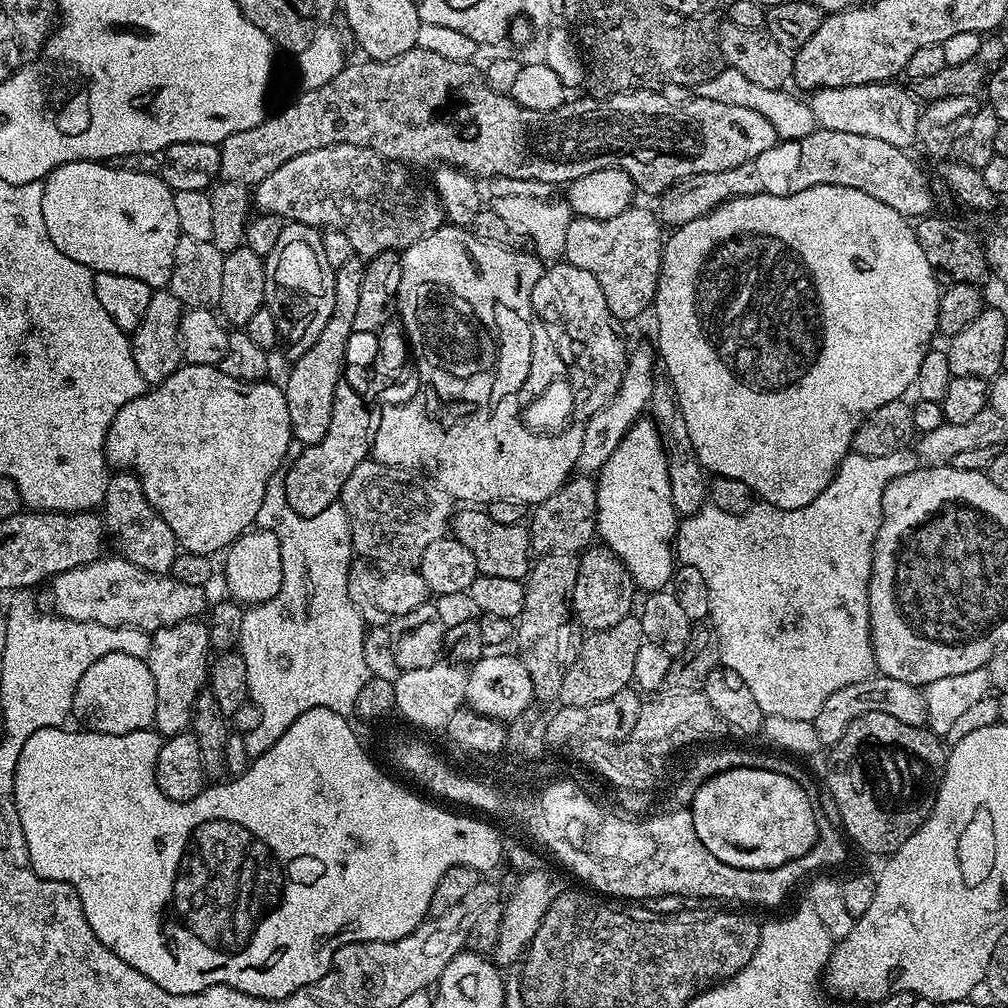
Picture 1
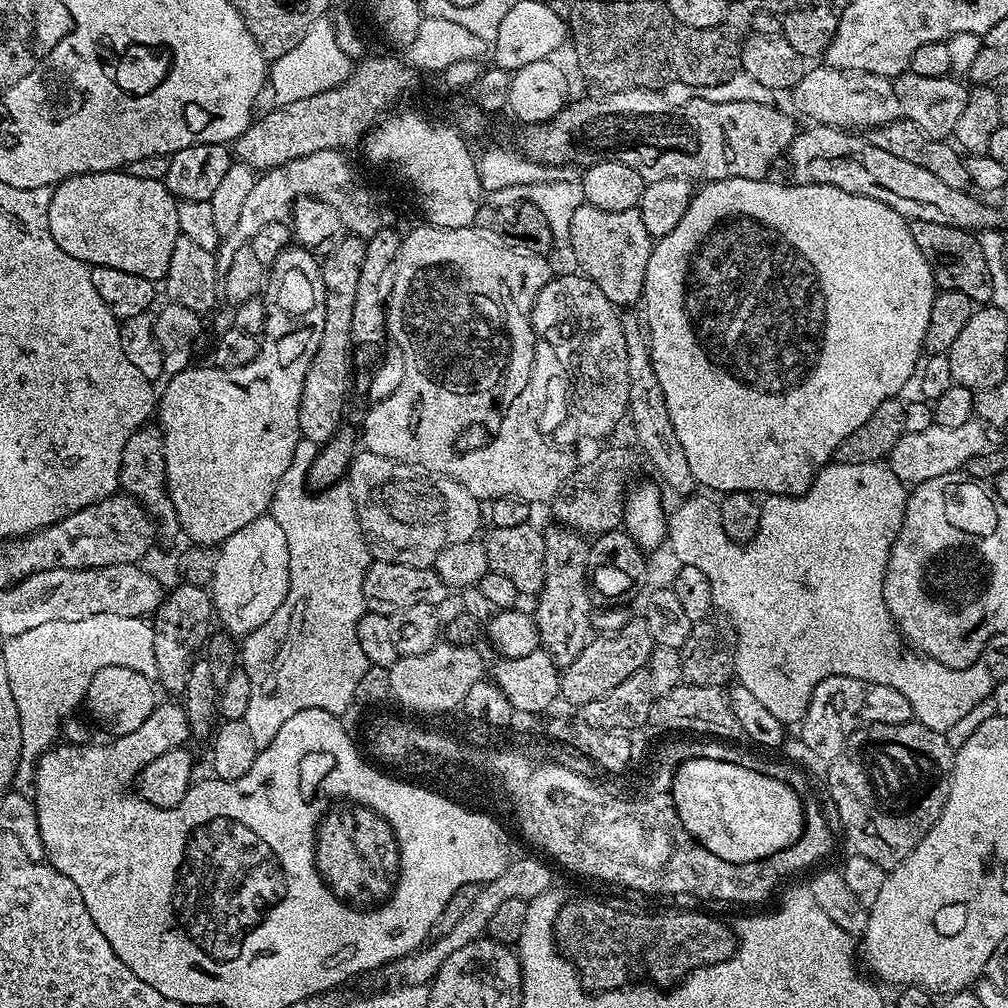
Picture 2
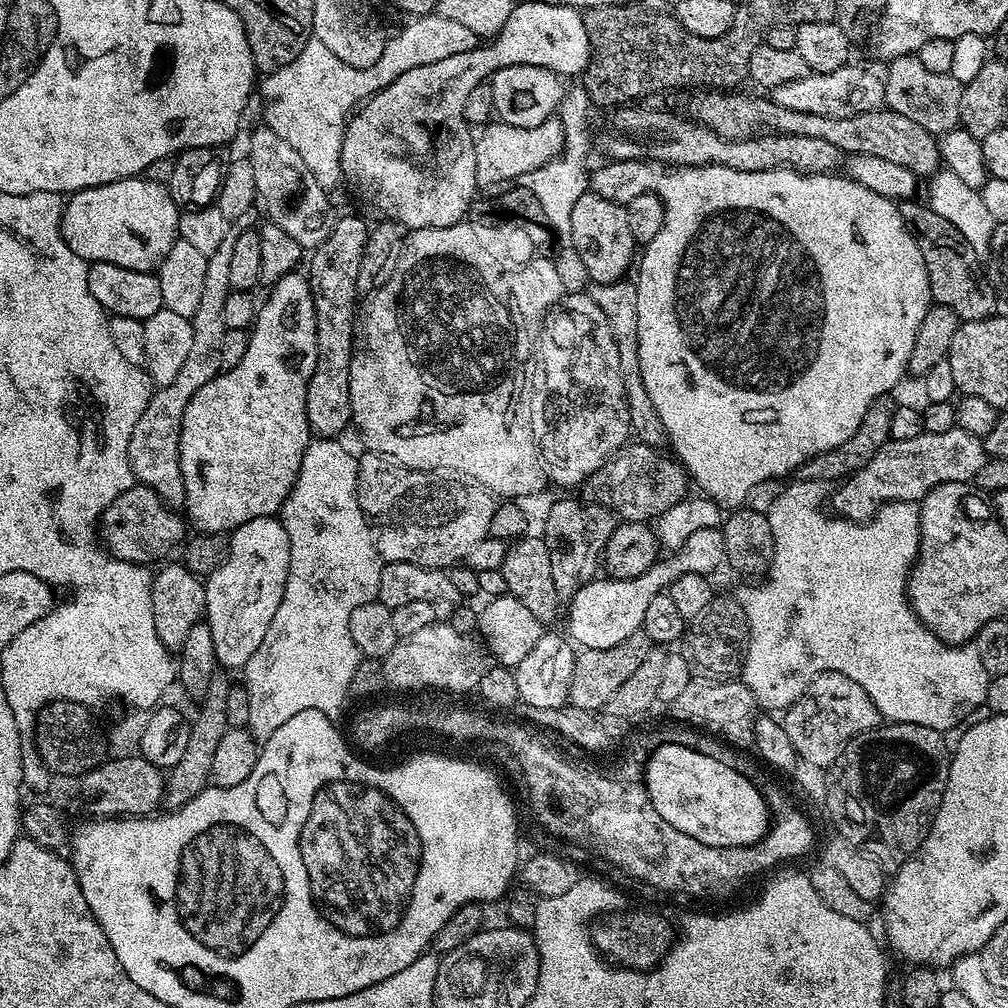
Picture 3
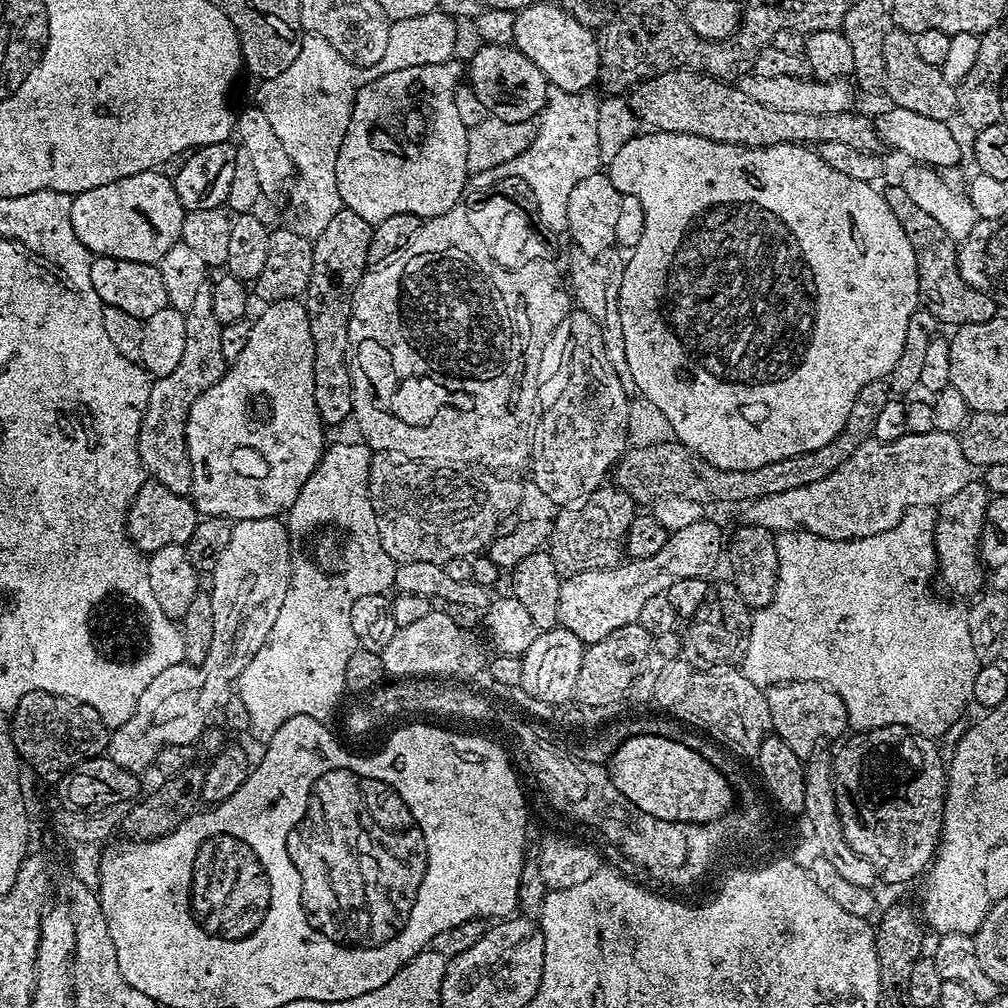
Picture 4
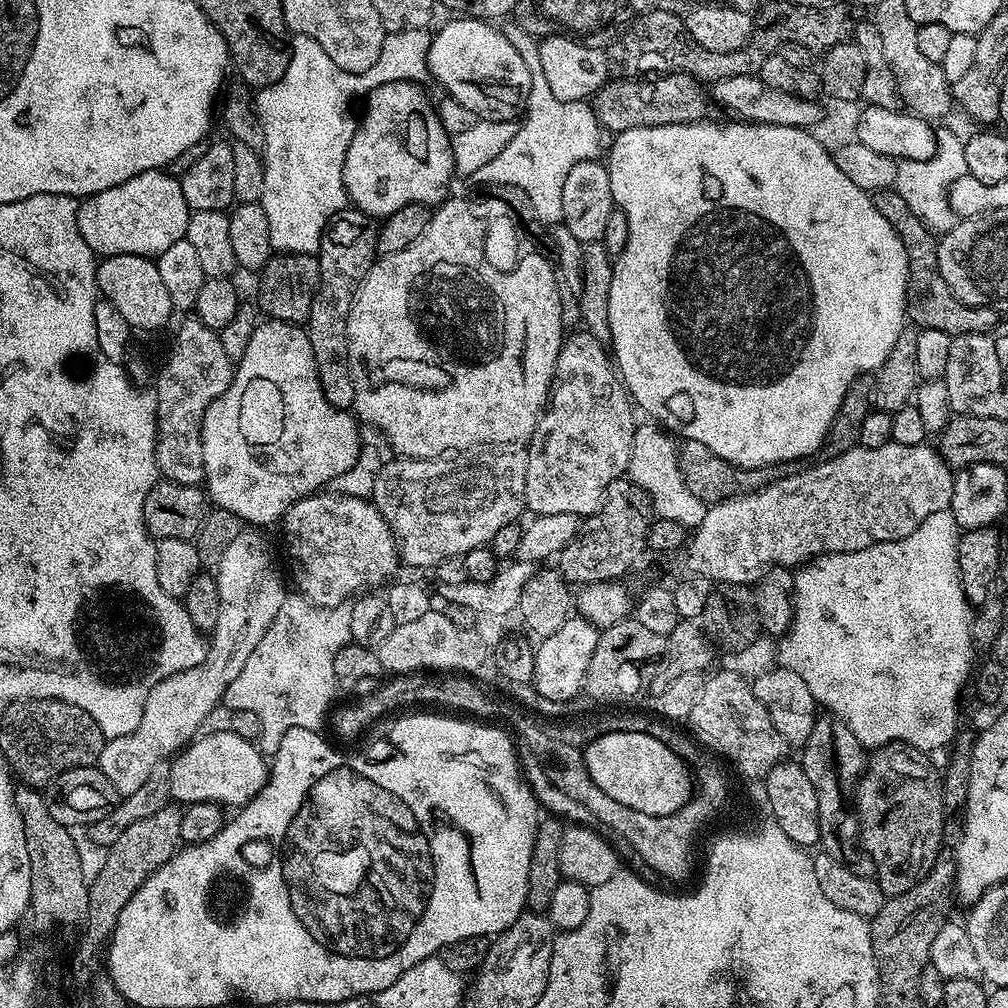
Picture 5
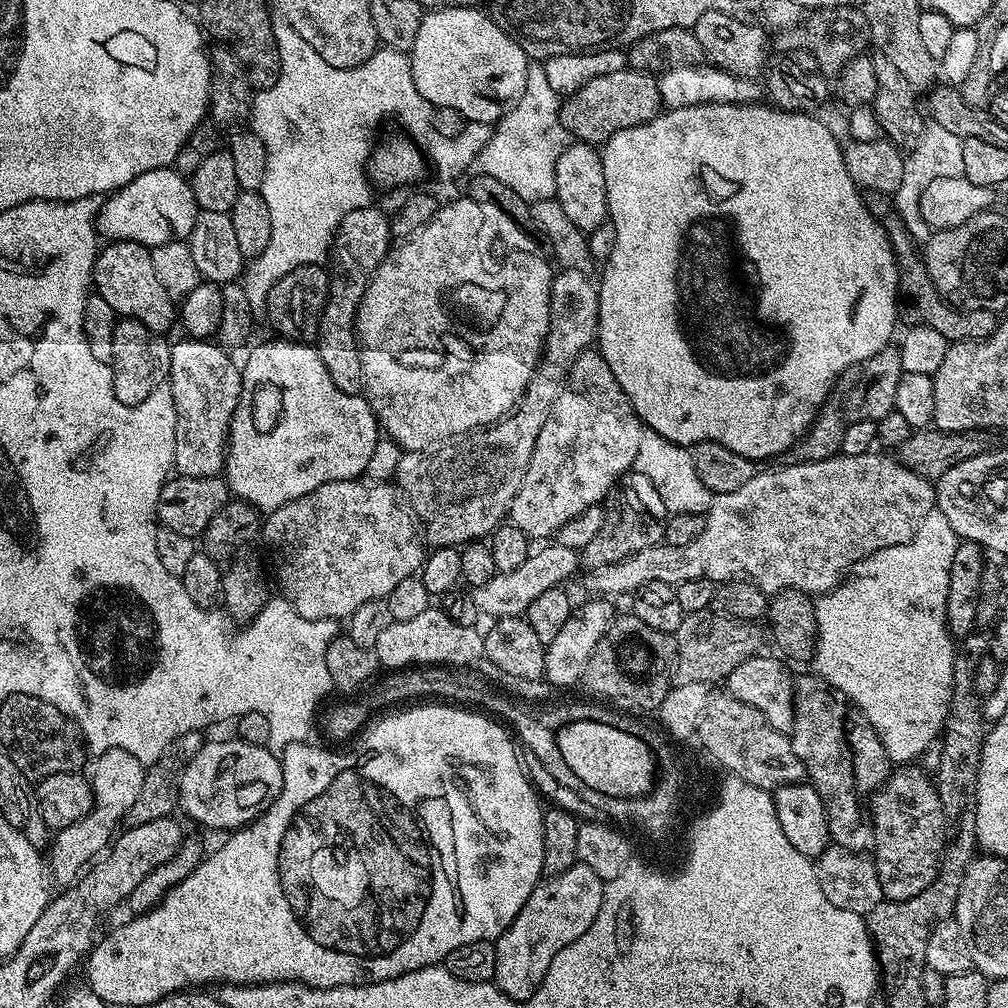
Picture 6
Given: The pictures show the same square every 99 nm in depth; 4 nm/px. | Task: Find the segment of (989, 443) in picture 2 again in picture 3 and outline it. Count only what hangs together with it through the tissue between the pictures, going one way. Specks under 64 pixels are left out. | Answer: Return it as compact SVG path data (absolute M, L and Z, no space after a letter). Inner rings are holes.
M957 427L946 430L942 434L924 431L918 438L889 439L888 443L882 446L882 450L878 450L878 454L874 454L874 458L870 458L870 462L866 462L866 466L862 466L862 470L858 470L852 476L847 477L837 487L841 487L837 492L835 489L835 492L831 495L830 502L831 505L833 503L836 506L837 510L835 509L835 511L843 517L862 522L871 517L872 513L876 511L878 502L890 500L919 502L932 493L939 484L967 484L972 482L975 474L989 458L981 437L974 434L966 434L966 430Z

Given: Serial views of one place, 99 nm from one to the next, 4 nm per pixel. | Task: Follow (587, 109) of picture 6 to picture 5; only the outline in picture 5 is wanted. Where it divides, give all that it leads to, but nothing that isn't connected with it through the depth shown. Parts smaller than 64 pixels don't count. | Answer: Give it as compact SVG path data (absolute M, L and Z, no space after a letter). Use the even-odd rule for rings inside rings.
M660 74L655 78L612 78L597 90L591 101L592 112L597 123L605 133L619 134L635 128L653 128L654 126L670 126L671 124L695 124L703 121L710 109L707 95L700 93L701 85L693 76L683 74Z

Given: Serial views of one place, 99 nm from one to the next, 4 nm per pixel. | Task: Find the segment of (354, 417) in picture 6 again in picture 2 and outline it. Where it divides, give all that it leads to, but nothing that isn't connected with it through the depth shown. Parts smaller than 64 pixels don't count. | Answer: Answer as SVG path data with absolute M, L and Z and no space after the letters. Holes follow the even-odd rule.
M289 246L282 254L278 254L278 258L271 264L270 271L266 276L262 299L266 306L266 325L271 327L263 333L260 349L254 359L246 362L246 366L238 366L237 368L186 367L181 372L167 377L168 385L162 388L158 396L158 417L160 416L158 427L160 435L164 438L164 461L166 462L166 482L168 483L170 502L174 502L174 510L178 514L178 522L180 523L180 532L183 535L188 535L187 539L193 544L220 546L224 540L242 529L242 526L247 526L253 520L265 515L271 509L274 490L278 486L278 478L282 478L282 474L286 474L286 466L290 466L290 462L294 458L294 450L302 439L298 426L298 406L302 398L302 386L306 382L306 370L310 370L310 362L314 362L314 354L318 350L318 342L322 338L322 322L326 322L321 261L306 248Z

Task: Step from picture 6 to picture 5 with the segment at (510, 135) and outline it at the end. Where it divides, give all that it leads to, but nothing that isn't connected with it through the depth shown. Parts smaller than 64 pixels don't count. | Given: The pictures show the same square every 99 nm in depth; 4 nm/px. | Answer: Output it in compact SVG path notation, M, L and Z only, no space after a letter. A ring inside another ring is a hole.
M508 22L502 31L506 42L522 54L522 62L530 70L530 94L524 103L522 119L519 121L514 138L486 166L474 170L474 174L466 177L466 184L476 188L479 184L509 184L526 190L526 198L530 198L534 206L534 214L539 223L557 224L563 221L562 185L566 182L566 174L574 170L578 162L597 159L600 152L600 136L602 129L592 112L591 103L583 99L563 100L550 90L550 82L546 82L546 74L542 74L542 58L537 37L527 32L522 25Z

